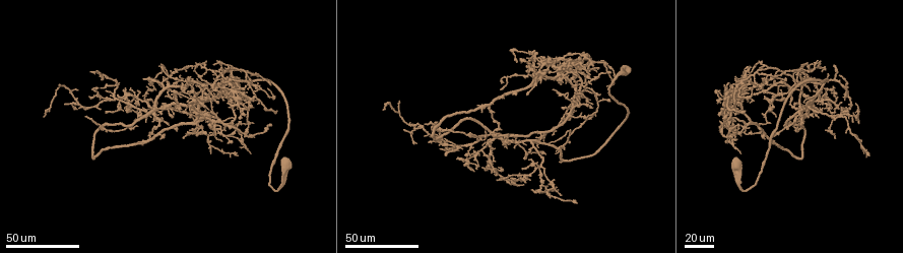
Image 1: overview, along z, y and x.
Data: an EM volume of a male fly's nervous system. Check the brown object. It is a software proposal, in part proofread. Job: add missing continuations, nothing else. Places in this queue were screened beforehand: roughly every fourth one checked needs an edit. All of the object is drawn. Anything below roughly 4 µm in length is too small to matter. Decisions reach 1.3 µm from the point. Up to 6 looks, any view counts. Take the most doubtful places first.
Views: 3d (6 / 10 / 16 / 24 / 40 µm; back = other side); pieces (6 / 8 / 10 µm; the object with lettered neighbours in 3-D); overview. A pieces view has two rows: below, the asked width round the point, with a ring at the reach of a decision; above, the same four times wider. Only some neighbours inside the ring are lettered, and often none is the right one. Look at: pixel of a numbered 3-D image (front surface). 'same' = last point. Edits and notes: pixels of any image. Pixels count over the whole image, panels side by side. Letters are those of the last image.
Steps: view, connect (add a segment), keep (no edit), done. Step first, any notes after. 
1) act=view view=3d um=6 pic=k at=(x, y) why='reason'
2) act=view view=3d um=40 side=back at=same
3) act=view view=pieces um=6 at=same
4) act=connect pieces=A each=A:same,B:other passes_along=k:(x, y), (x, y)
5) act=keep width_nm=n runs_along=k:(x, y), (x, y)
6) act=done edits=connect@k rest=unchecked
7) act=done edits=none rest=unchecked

act=view view=3d um=24 pic=1 at=(544, 137) why='free end'

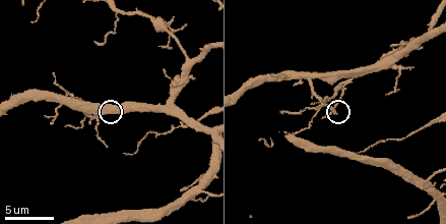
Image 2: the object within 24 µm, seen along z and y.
act=view view=pieces um=10 pic=2 at=(334, 112)

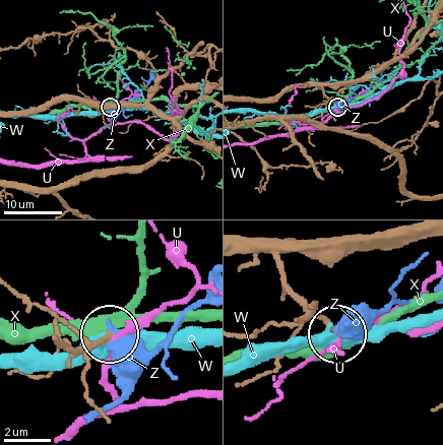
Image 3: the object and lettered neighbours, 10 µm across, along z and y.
act=keep each=U:other,W:other,X:other,Z:other runs_along=3:(55, 336), (88, 348), (110, 333) found='none of them fits'

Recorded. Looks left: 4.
act=view view=3d um=40 pic=1 at=(486, 130) why='an open end'

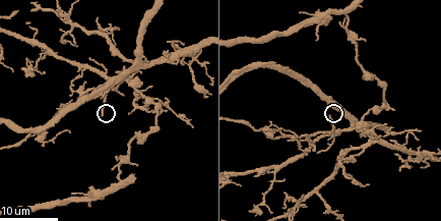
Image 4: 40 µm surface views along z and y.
act=view view=pieces um=10 pic=4 at=(101, 114)

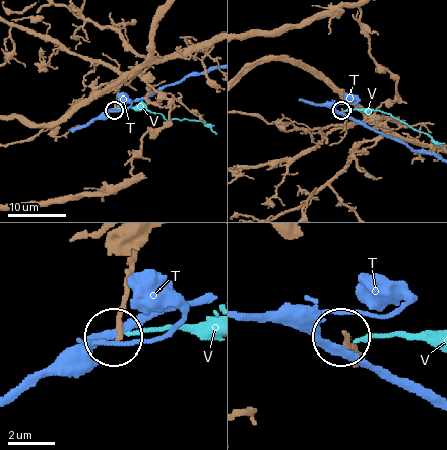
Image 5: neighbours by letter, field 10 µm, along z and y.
act=keep each=T:other,V:other found='none of them fits'

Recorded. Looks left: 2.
act=view view=3d um=24 pic=1 at=(491, 173) why='an open end'

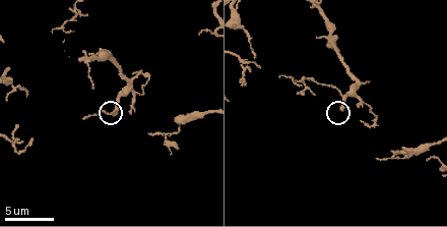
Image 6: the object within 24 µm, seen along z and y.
act=view view=pieces um=10 pic=6 at=(341, 109)

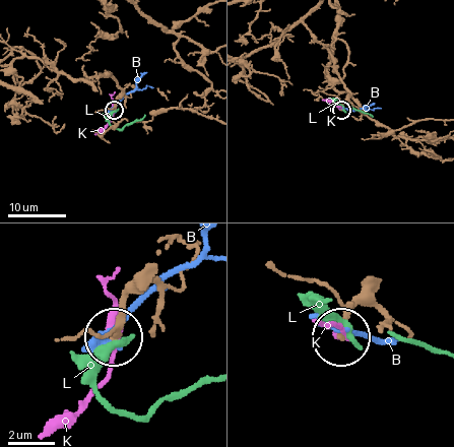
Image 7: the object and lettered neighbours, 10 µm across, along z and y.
act=keep each=B:other,K:other,L:other runs_along=7:(369, 286), (351, 304), (339, 337) found='none of them fits'

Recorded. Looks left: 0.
act=done edits=none rest=unchecked

